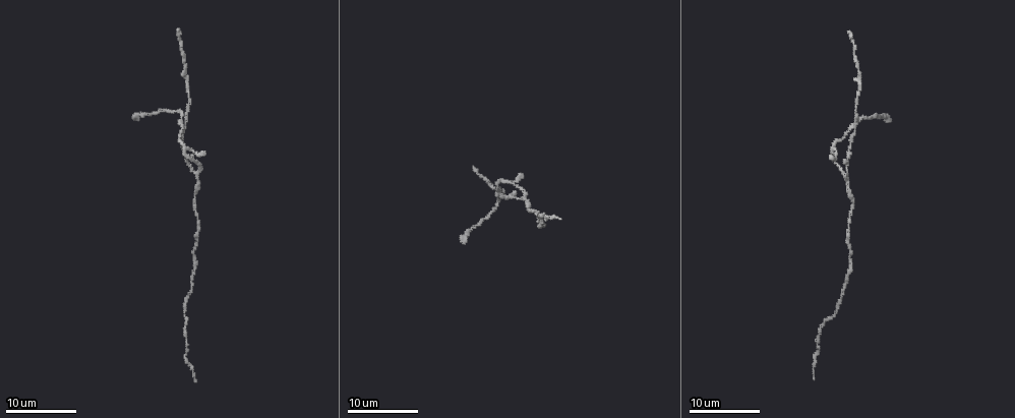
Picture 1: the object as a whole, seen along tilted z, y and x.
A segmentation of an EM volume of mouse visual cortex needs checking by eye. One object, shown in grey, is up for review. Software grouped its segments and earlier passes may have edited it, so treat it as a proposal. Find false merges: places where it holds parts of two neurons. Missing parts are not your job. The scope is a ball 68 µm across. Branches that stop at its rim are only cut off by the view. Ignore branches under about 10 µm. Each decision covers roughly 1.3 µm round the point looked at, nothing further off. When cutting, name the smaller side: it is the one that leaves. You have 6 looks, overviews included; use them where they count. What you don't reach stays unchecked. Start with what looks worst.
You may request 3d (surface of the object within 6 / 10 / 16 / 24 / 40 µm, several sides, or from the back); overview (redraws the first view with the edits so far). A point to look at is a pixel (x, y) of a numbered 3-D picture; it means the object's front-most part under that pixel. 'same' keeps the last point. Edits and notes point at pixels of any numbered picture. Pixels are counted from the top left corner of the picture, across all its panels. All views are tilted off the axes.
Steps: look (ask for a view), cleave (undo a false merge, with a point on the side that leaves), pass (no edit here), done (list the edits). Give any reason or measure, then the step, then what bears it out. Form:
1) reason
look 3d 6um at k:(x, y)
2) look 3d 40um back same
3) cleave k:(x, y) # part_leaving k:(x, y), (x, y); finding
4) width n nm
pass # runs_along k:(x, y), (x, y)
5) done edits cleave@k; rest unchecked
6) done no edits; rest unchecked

four or more arms meet
look 3d 6um at 1:(853, 125)

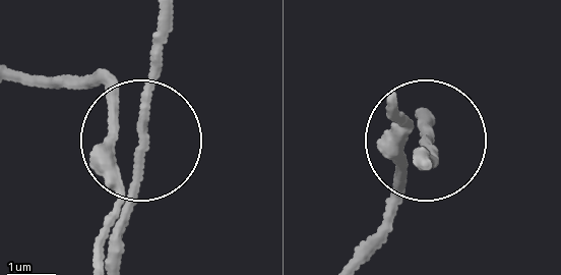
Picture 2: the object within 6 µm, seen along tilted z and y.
width 180 nm
pass # runs_along 2:(120, 265), (137, 139), (106, 83), (89, 81); one neuron here

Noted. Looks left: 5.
thin arm on a thick one
look 3d 16um at 1:(526, 196)

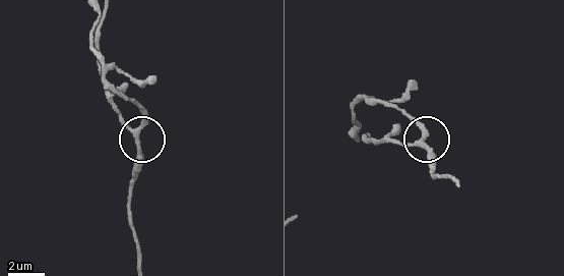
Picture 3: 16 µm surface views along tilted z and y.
arms 3
pass # runs_along 3:(131, 206), (131, 171), (138, 140), (108, 102); one neuron here

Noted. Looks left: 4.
look 3d 10um at 1:(850, 209)

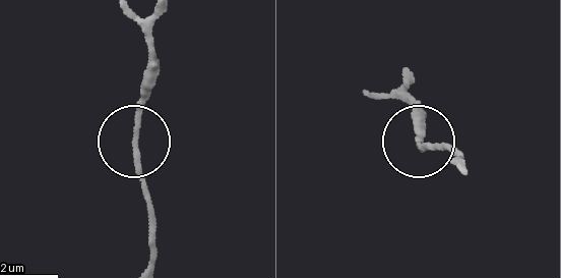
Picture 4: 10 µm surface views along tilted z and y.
pass # runs_along 4:(137, 142), (148, 63); all the same neuron

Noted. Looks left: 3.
done no edits; rest unchecked

